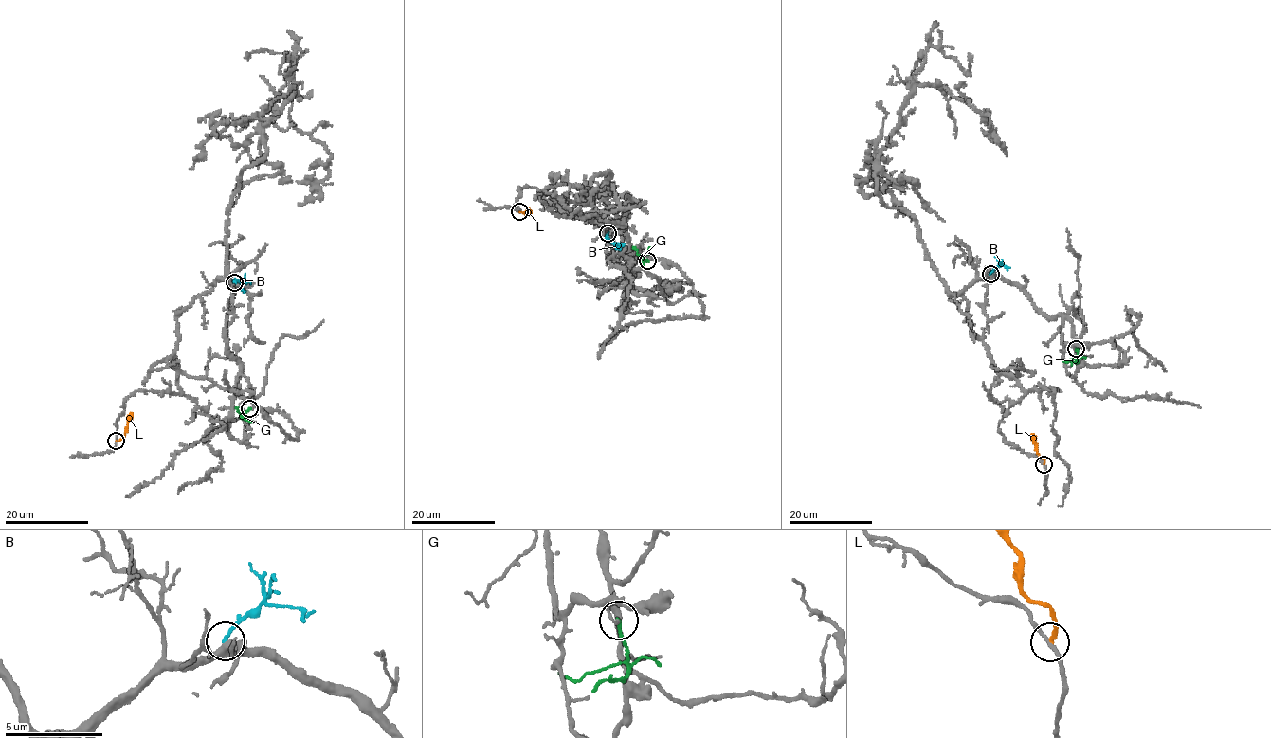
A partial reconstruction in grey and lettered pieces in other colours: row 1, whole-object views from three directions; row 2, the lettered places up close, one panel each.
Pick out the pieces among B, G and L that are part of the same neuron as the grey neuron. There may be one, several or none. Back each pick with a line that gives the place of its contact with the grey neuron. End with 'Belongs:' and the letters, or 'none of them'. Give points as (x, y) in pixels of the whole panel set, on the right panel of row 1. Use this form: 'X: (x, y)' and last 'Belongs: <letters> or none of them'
Belongs: none of them

